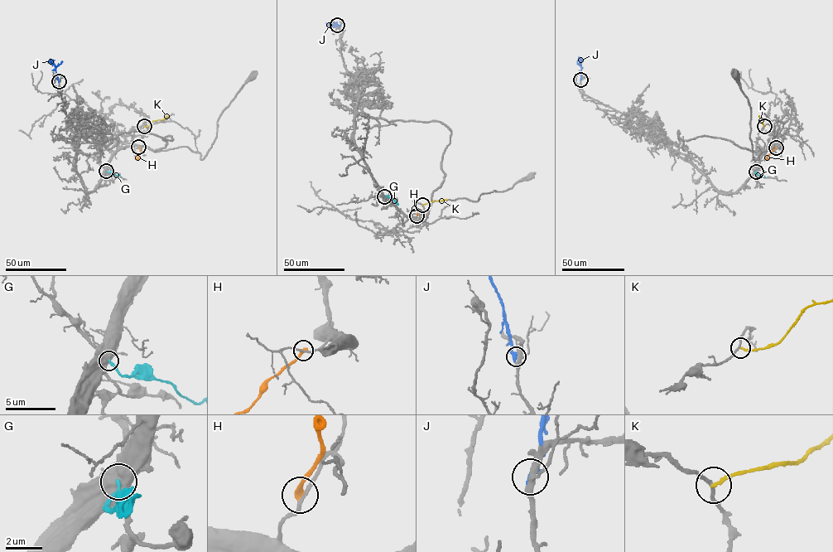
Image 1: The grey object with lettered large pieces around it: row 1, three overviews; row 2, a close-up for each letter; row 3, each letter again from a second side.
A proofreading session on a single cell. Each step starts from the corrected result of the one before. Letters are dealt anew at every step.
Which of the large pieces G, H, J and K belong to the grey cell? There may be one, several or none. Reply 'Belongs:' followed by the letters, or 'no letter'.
Belongs: J

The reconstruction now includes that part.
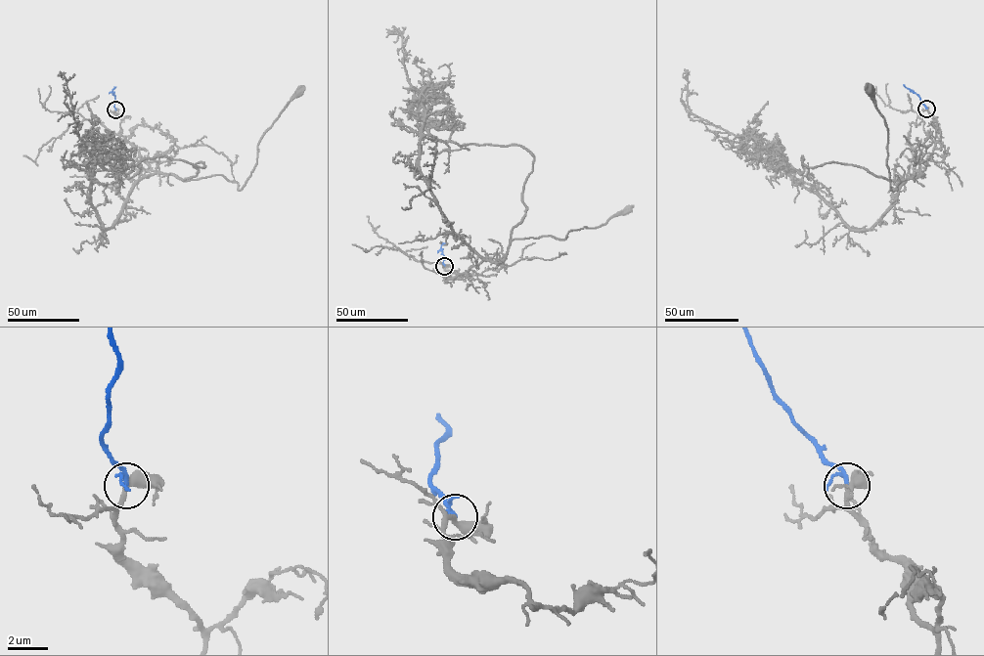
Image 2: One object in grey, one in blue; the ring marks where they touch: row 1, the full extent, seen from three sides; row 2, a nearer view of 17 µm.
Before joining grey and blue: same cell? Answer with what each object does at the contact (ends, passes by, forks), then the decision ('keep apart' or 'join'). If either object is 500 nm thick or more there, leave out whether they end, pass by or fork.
grey forks; blue passes by; join

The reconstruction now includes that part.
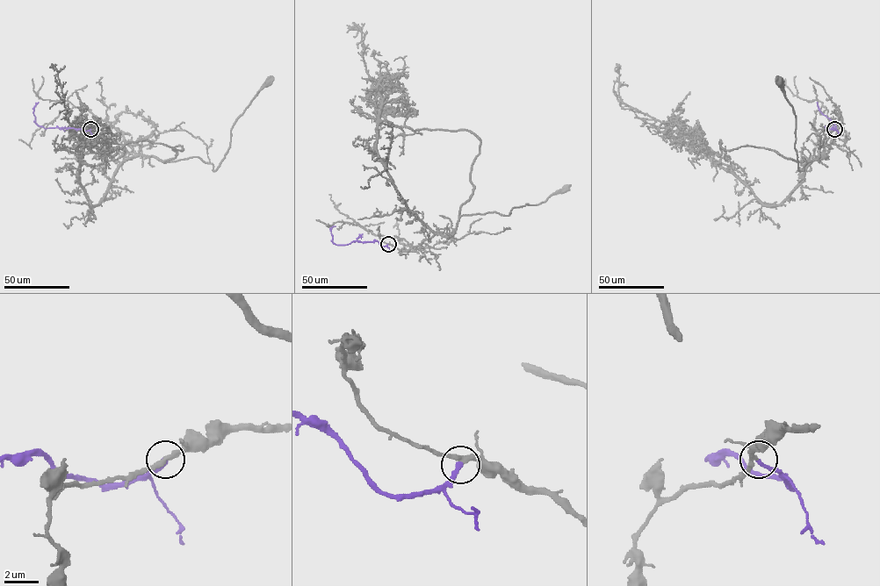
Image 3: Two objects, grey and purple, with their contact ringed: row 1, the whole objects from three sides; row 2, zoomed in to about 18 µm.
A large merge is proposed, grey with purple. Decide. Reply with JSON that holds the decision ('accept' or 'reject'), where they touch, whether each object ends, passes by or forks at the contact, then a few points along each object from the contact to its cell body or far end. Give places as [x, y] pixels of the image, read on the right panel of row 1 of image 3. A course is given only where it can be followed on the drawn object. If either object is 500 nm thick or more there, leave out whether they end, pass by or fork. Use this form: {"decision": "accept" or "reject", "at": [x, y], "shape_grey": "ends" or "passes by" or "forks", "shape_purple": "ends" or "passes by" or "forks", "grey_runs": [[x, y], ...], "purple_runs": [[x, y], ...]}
{"decision": "accept", "at": [834, 129], "shape_grey": "passes by", "shape_purple": "ends", "grey_runs": [[834, 129], [842, 125], [826, 156], [806, 162], [803, 157], [806, 164], [799, 170], [796, 116], [779, 80]], "purple_runs": [[834, 129], [837, 131], [831, 129], [835, 128], [835, 125], [820, 111], [817, 102]]}

